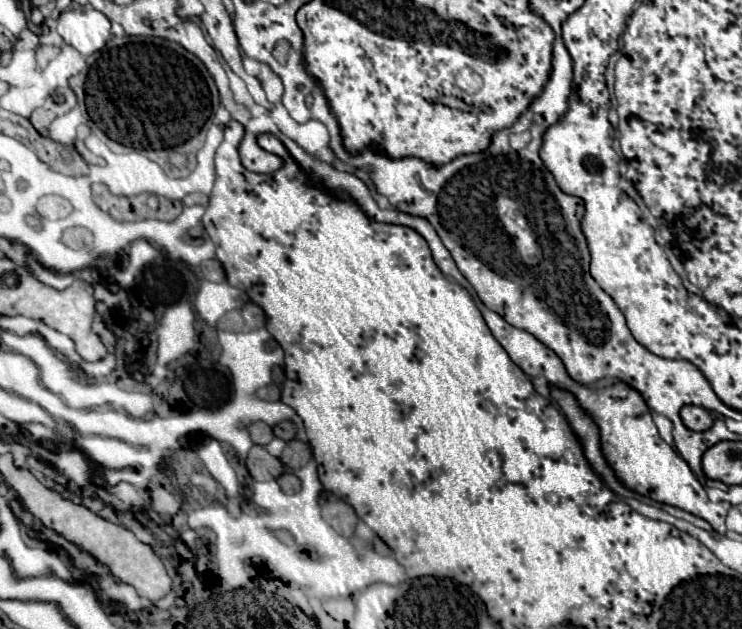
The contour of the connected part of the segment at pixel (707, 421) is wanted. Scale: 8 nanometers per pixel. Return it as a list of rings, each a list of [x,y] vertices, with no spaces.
[[[685,405],[681,409],[681,419],[691,431],[707,431],[713,425],[713,415],[699,405]]]

